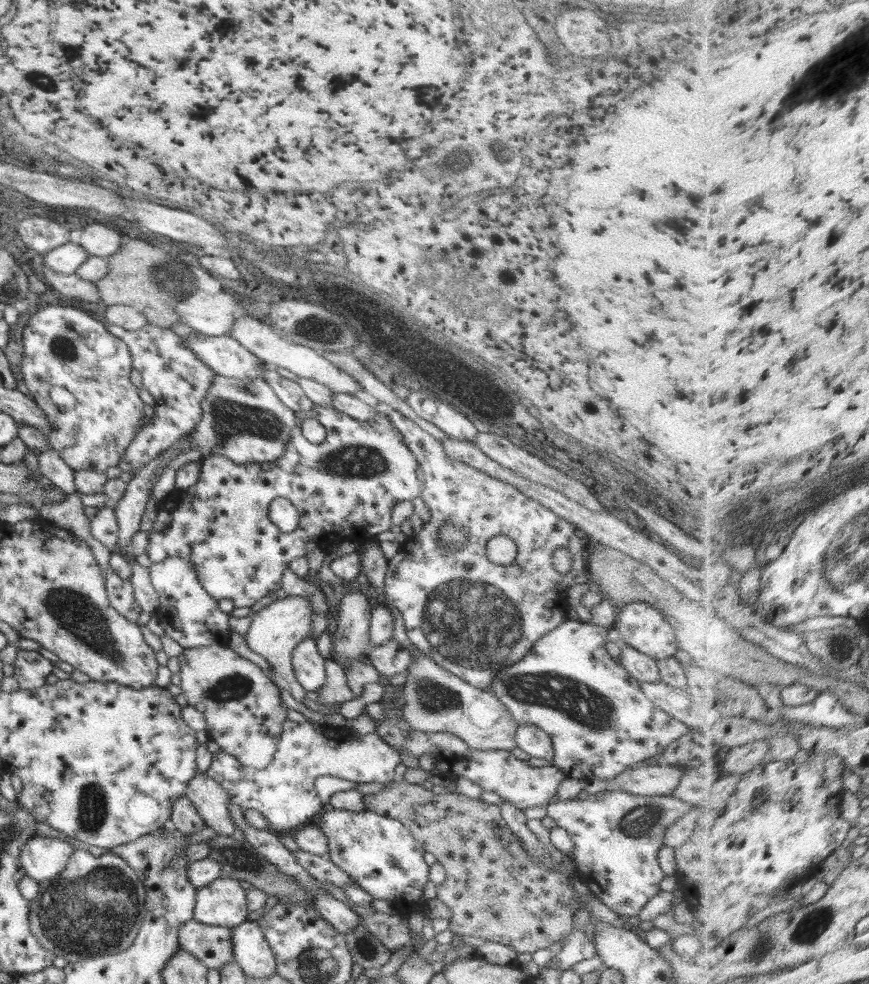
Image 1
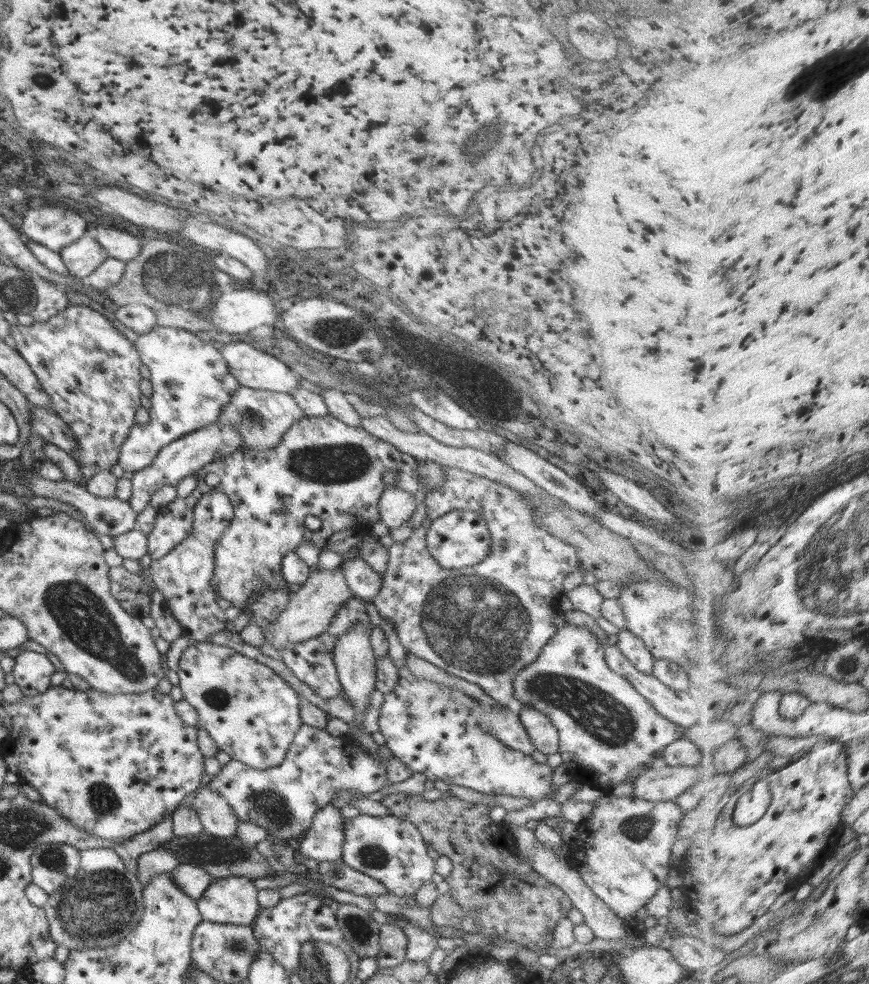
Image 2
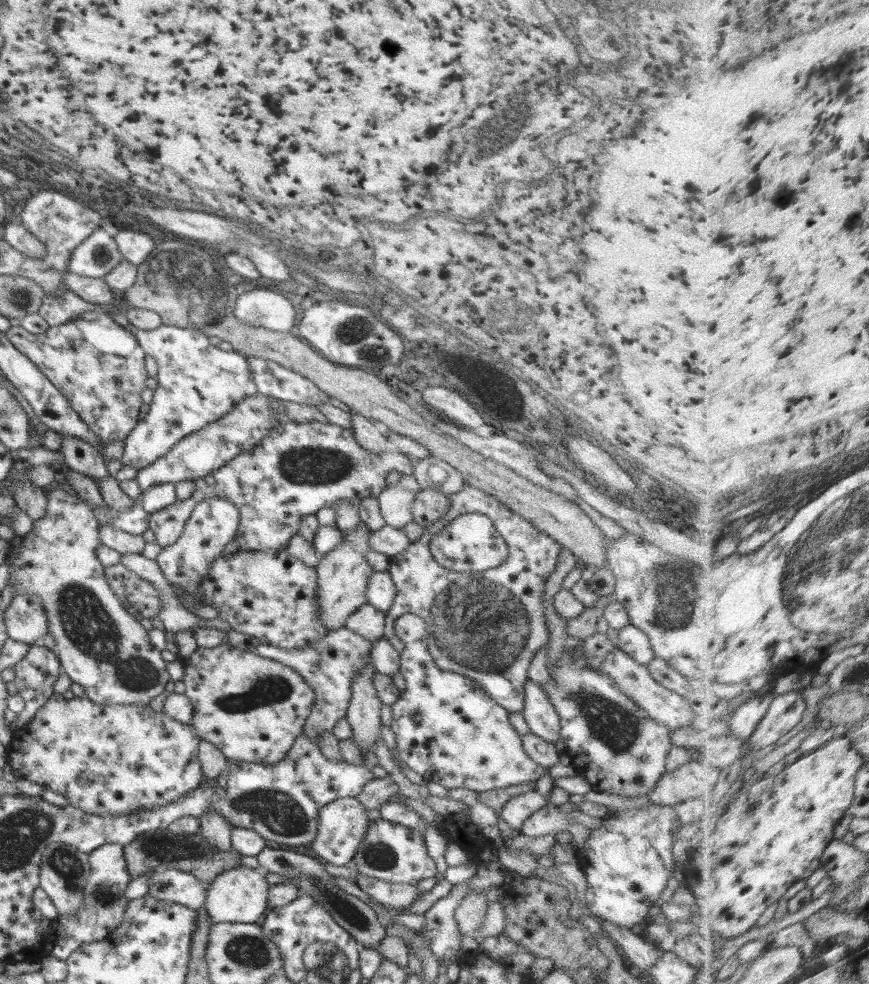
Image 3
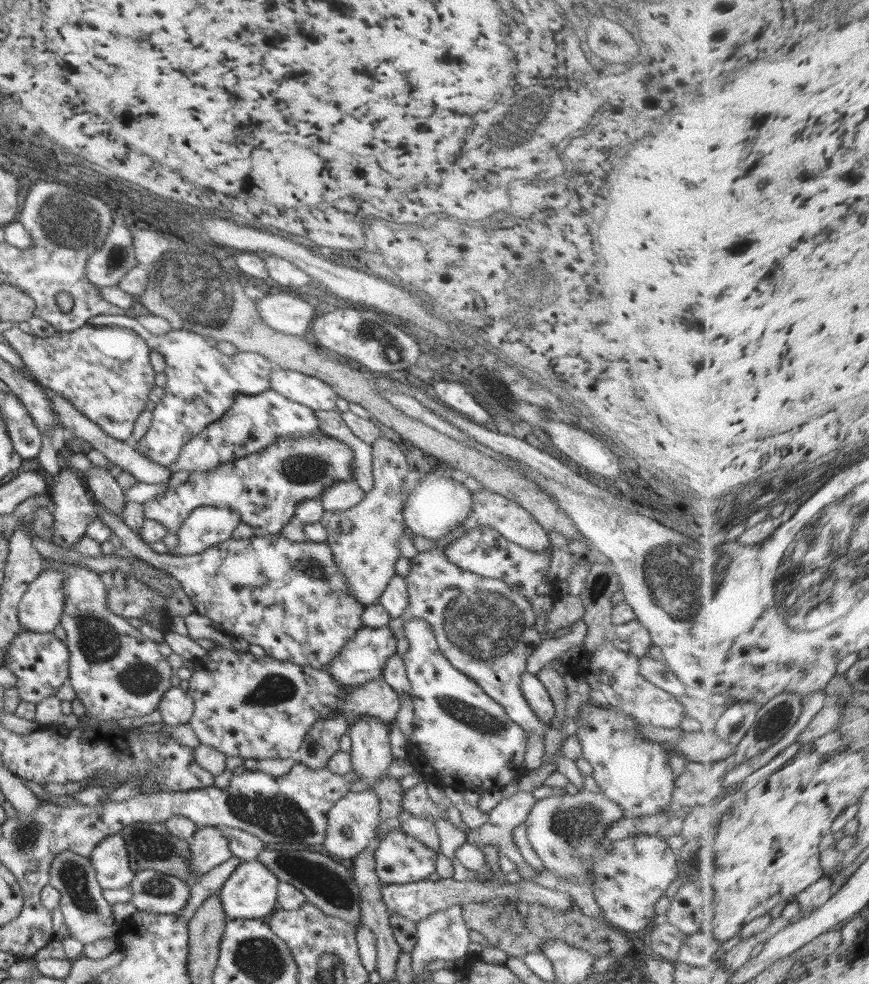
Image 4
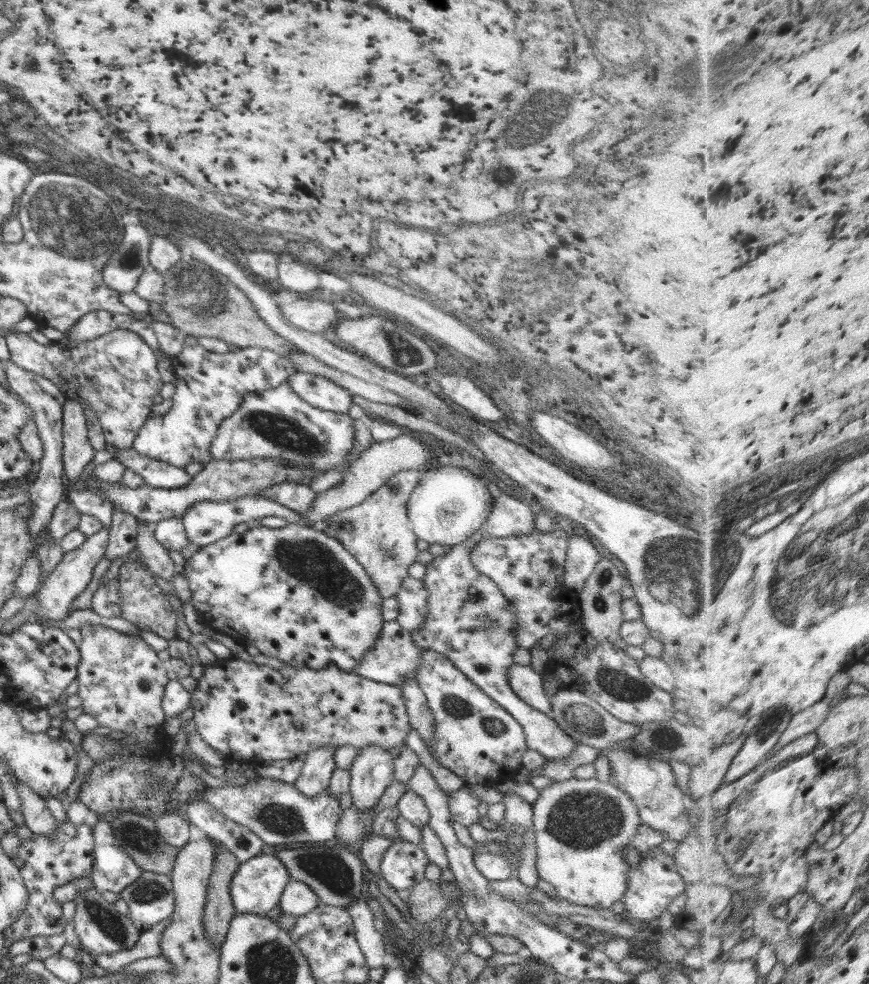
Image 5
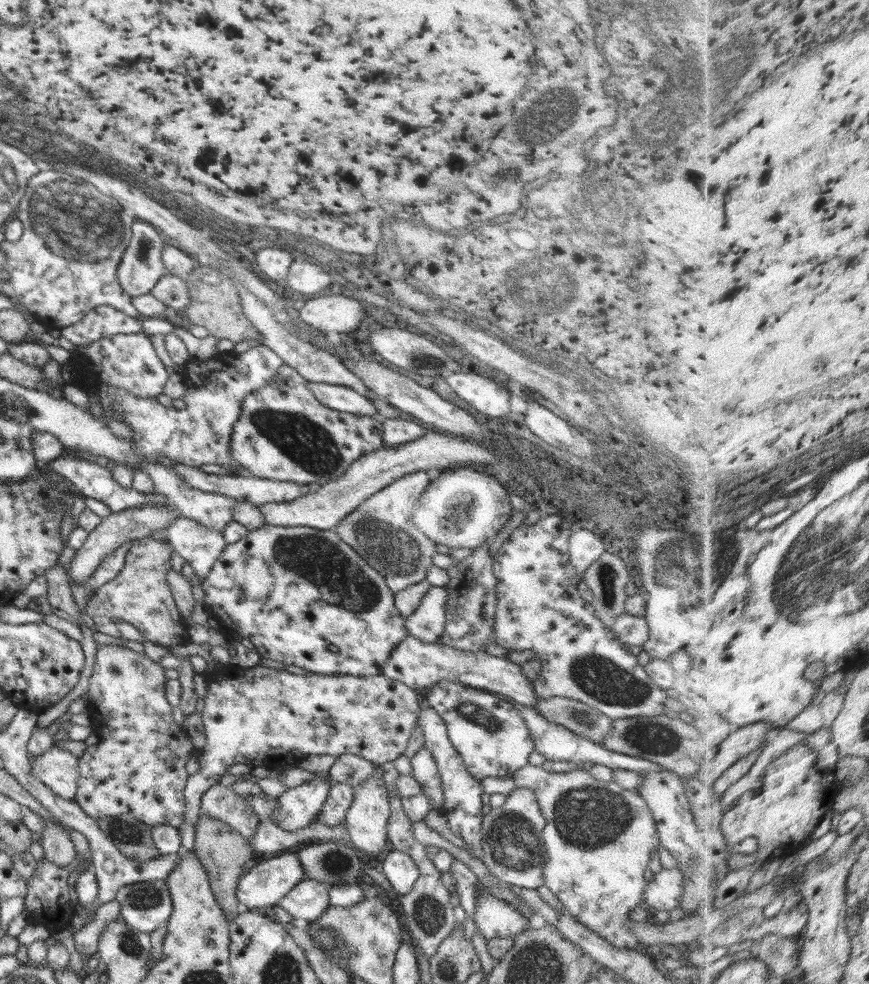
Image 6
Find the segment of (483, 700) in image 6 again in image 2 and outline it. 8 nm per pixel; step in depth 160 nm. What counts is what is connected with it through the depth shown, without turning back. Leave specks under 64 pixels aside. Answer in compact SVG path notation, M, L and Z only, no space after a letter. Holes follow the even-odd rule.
M406 660L398 667L395 688L383 694L378 732L384 736L384 746L412 773L422 773L428 781L442 780L448 785L456 784L481 793L528 799L531 804L554 797L554 770L547 764L538 764L531 755L504 746L492 734L486 734L472 714L482 713L479 701L463 690L412 675Z

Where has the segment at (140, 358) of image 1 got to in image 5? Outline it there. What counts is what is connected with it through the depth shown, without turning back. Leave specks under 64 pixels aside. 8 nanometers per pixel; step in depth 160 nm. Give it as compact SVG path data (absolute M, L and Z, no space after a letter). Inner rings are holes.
M98 310L84 314L74 326L70 328L67 335L74 340L94 340L103 334L108 334L116 329L128 330L140 335L150 348L157 350L159 342L150 322L136 320L133 314L120 314ZM196 337L185 338L183 352L176 358L171 358L172 370L176 377L175 395L172 409L164 415L147 417L140 427L133 442L133 449L140 454L149 456L185 468L192 463L208 464L211 461L210 447L213 438L217 436L219 426L225 418L234 414L246 393L259 393L270 388L277 388L294 374L295 366L288 358L270 349L246 347L239 352L228 351L224 354L208 351L196 341Z

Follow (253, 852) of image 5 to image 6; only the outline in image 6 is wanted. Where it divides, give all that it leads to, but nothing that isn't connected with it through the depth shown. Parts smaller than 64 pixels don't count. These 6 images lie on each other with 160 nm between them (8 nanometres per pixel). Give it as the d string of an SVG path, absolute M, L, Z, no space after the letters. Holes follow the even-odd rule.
M217 783L210 787L202 796L201 815L220 819L230 825L252 846L259 818L251 811L244 796L234 793L230 786Z

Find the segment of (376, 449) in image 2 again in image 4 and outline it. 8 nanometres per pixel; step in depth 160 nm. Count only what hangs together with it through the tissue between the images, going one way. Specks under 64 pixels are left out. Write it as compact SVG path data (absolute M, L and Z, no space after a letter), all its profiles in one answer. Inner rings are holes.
M280 436L272 444L261 451L250 454L244 458L237 458L206 472L191 472L186 482L170 480L167 489L160 498L154 498L152 502L144 502L145 518L162 523L169 533L177 534L184 519L199 506L217 506L237 510L242 522L252 527L254 536L268 536L268 534L281 534L282 527L287 522L295 520L295 506L305 498L320 497L322 491L338 480L353 480L354 451L343 442L330 436Z

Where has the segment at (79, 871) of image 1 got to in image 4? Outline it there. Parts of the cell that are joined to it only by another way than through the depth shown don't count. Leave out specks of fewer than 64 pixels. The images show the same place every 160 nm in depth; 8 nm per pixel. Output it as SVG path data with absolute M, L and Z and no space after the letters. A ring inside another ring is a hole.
M114 834L100 842L89 859L103 890L125 888L134 878L135 872L130 868L126 844L120 834Z

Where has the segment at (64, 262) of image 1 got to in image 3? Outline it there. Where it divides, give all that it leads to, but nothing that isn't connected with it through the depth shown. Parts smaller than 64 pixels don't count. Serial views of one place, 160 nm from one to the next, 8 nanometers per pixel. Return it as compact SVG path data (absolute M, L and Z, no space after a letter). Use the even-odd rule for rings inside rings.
M101 226L72 252L68 270L79 276L103 279L122 260L114 238Z

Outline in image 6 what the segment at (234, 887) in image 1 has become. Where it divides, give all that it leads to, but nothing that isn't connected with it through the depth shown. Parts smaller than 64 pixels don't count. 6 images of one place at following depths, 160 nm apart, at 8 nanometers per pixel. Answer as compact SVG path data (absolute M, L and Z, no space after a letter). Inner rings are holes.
M296 853L261 860L248 873L243 873L237 884L237 899L246 910L274 906L306 878Z

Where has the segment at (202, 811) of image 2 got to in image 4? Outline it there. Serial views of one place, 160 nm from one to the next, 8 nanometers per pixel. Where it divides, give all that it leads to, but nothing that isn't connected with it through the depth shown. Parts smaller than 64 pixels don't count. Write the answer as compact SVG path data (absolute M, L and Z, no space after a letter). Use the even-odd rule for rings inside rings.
M203 826L196 830L189 844L188 864L193 870L193 876L184 880L188 881L190 887L196 880L200 880L203 874L233 857L228 849L228 841L216 826Z

